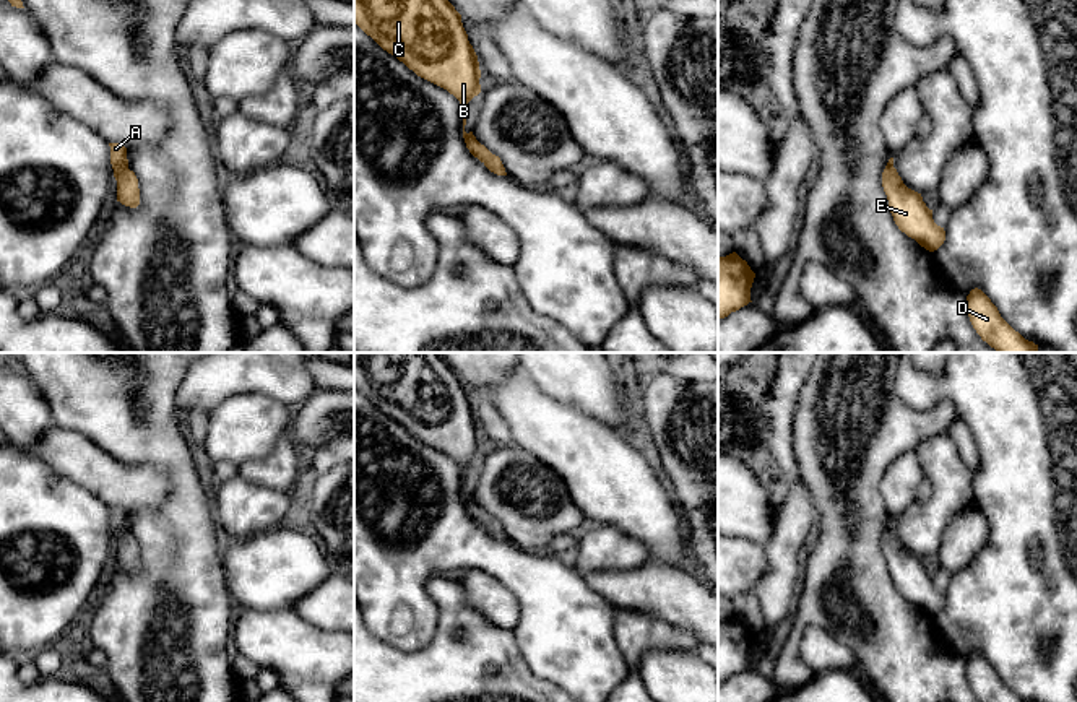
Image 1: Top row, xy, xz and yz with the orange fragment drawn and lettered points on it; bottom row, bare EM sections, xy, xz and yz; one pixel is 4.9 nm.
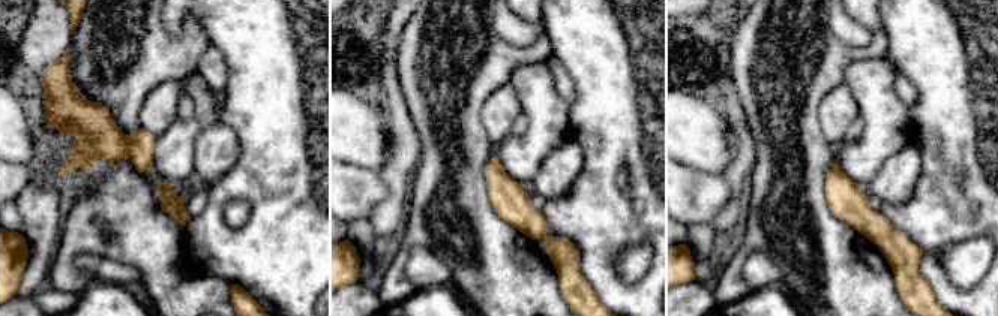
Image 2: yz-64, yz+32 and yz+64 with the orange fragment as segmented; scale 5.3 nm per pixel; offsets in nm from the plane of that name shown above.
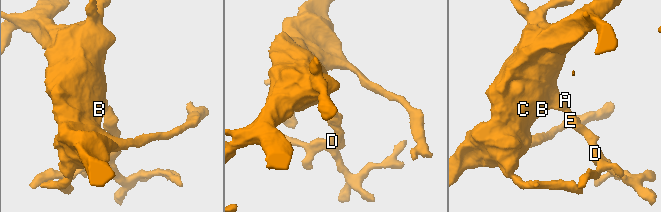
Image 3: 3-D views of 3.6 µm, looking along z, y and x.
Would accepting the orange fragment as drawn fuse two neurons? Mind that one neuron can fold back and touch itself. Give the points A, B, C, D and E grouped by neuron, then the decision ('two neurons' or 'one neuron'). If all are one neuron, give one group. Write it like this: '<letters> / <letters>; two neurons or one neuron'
A B C D E; one neuron

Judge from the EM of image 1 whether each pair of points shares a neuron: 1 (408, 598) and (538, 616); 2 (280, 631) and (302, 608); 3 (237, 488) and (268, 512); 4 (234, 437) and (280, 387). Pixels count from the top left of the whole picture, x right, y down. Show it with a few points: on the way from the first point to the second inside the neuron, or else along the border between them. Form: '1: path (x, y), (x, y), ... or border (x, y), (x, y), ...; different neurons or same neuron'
1: path (434, 559), (437, 556), (494, 556), (515, 577); same neuron
2: border (293, 610), (311, 623), (332, 631); different neurons
3: path (246, 496), (260, 509); same neuron
4: border (233, 394), (265, 394), (294, 408); different neurons

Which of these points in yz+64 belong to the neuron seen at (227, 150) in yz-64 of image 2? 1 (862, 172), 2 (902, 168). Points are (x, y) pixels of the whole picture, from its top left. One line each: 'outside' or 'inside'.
1: outside
2: inside

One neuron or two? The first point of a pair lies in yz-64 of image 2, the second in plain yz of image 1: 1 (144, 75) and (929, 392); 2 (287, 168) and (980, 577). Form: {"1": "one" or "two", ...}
{"1": "two", "2": "one"}

